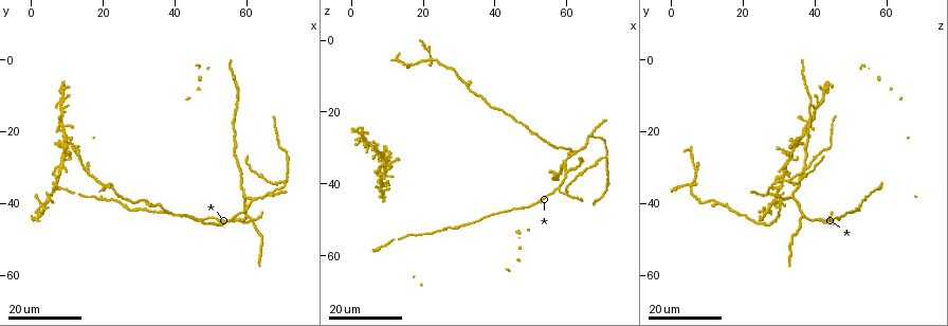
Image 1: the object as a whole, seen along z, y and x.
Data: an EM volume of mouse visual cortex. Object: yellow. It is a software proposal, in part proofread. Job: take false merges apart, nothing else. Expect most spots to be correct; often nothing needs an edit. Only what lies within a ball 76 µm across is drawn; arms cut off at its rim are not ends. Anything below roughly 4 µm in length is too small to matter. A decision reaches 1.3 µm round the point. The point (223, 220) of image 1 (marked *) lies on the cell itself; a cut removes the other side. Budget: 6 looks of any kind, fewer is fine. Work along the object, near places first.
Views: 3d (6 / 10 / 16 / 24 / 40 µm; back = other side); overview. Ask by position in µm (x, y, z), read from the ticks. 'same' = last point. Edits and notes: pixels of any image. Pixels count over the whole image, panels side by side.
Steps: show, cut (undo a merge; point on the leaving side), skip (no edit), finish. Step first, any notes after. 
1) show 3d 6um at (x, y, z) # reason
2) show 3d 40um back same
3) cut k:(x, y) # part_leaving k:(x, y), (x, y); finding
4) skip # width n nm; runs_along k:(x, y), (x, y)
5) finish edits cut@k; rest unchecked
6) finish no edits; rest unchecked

show 3d 24um at (22.0, 35.0, 5.5) # looks like a crossing

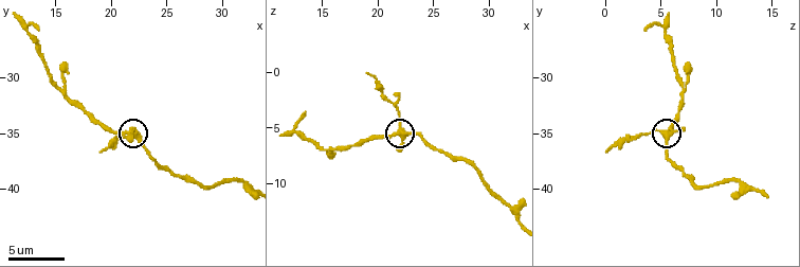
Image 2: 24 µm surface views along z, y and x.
show 3d 6um at (22.0, 34.8, 5.4)

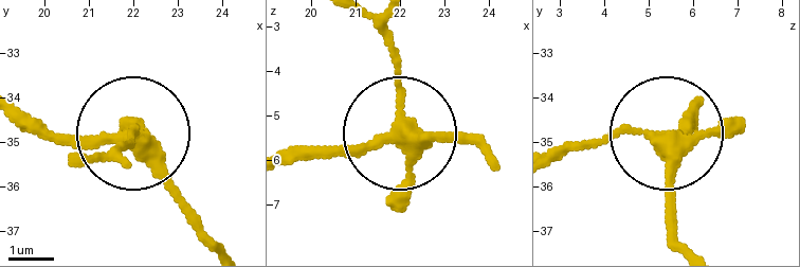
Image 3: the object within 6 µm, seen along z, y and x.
skip # side_arm 7 um; arms 4; all the same cell

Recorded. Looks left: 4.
show 3d 24um at (61.5, 39.0, 31.0) # three arms meet

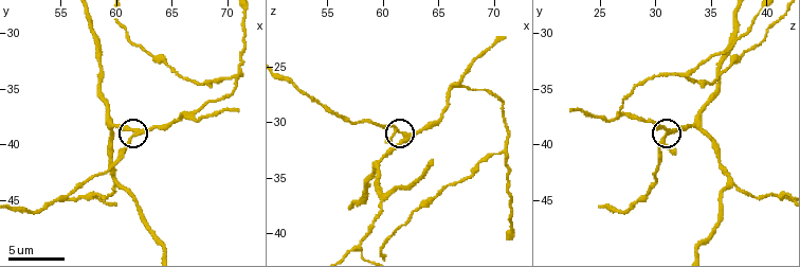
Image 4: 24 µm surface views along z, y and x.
show 3d 10um at (62.0, 39.2, 31.2) # closer look

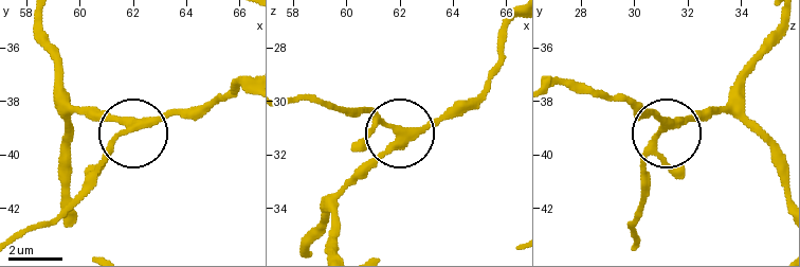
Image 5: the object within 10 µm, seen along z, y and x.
skip # width 260 nm; all the same cell

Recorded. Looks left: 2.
show 3d 16um at (66.8, 37.6, 26.4) # branch point

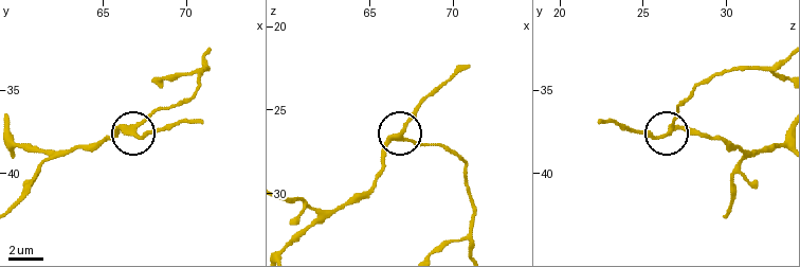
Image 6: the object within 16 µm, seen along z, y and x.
skip # side_arm 6 um; runs_along 6:(287, 248), (368, 188), (385, 145), (435, 91); all the same cell

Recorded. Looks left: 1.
finish no edits; rest unchecked

